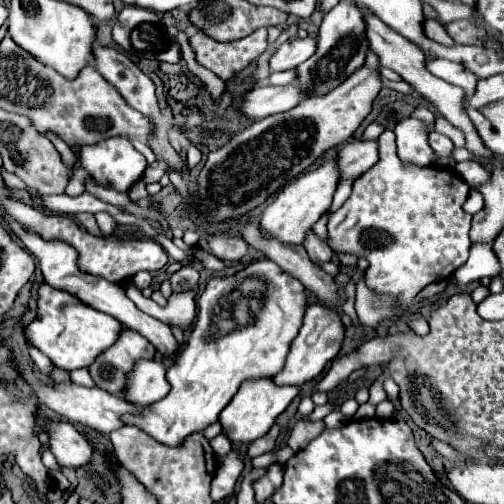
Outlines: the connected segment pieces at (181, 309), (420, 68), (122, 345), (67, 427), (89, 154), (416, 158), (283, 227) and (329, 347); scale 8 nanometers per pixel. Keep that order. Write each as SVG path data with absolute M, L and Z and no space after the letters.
M196 285L190 291L182 291L182 293L172 293L168 299L166 307L156 305L152 299L142 297L142 293L136 287L126 289L126 295L136 303L136 307L168 325L174 325L178 329L188 329L194 319L196 319L196 297L198 297L200 285Z
M362 9L362 11L364 11L366 37L368 37L370 49L380 57L380 65L382 65L382 67L394 69L394 71L396 71L406 83L410 83L422 97L430 99L430 101L444 113L444 117L446 117L454 127L462 129L462 131L466 133L466 149L470 149L470 151L476 153L476 155L490 157L492 153L482 145L482 141L480 141L480 137L478 137L478 133L476 133L476 129L474 129L474 125L472 125L472 121L468 119L468 115L466 115L464 109L462 109L464 91L462 91L460 87L456 87L456 85L450 85L450 83L446 83L446 81L436 79L434 75L430 75L430 73L426 71L426 67L424 67L424 53L422 53L422 49L420 49L416 43L408 41L406 37L402 37L400 33L396 33L394 29L390 29L384 21L376 19L376 15L374 15L372 11L368 11L368 9Z
M124 327L112 347L96 357L96 361L88 367L96 387L118 395L126 383L126 371L132 369L134 359L154 357L156 349L148 339L144 339L138 331Z
M40 417L40 427L48 433L48 447L62 467L86 467L92 459L90 443L68 421Z
M110 137L102 143L82 145L78 161L98 185L116 191L128 191L146 169L144 155L134 149L128 137Z
M404 119L396 125L396 147L398 147L398 159L404 165L414 165L414 167L424 167L434 163L432 149L428 145L428 134L426 123L418 119Z
M328 161L322 167L308 171L308 173L302 173L292 183L288 183L278 193L278 197L266 207L266 211L262 213L260 229L262 229L264 237L276 239L276 241L286 243L286 245L302 245L306 239L306 233L322 217L322 213L326 213L326 209L330 207L336 183L338 183L336 161Z
M318 303L310 305L306 309L300 333L290 345L290 351L288 351L288 357L286 357L282 371L272 377L274 385L296 385L296 387L300 387L306 381L312 381L316 375L320 375L320 371L326 367L326 363L338 355L340 345L342 345L342 337L344 337L344 325L340 321L338 311L332 311L332 309L318 305Z

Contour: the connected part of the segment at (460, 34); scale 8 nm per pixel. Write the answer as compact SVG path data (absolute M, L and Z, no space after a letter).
M454 21L454 23L446 25L446 33L456 43L464 43L464 45L474 45L480 37L488 37L482 29L474 27L474 23L470 23L470 21Z

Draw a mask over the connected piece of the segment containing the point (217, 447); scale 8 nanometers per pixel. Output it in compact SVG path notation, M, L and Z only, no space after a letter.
M218 435L216 439L212 439L212 449L214 449L214 453L216 453L216 461L218 463L222 463L224 461L224 457L232 451L232 443L228 441L228 437L226 435Z

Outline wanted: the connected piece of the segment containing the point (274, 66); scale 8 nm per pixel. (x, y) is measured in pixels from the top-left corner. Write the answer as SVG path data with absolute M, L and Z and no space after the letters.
M294 39L286 41L276 49L276 53L270 57L270 69L272 71L288 71L296 69L300 63L304 63L312 53L316 51L316 39Z

